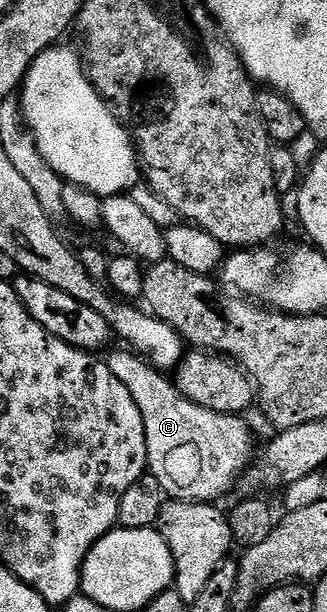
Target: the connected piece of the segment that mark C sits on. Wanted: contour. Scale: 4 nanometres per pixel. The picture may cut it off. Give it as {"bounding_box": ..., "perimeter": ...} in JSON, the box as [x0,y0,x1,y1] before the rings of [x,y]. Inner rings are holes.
{"bounding_box":[106,349,254,503],"perimeter":[[[131,349],[107,352],[106,369],[126,385],[130,397],[134,397],[134,405],[144,418],[146,429],[146,453],[148,454],[148,471],[158,477],[158,485],[162,485],[165,496],[172,499],[189,499],[192,503],[211,503],[220,500],[228,490],[237,486],[238,480],[248,470],[254,459],[252,451],[252,431],[239,415],[223,415],[210,409],[202,409],[192,399],[186,399],[176,388],[175,382],[165,372],[156,370],[147,359]]]}

